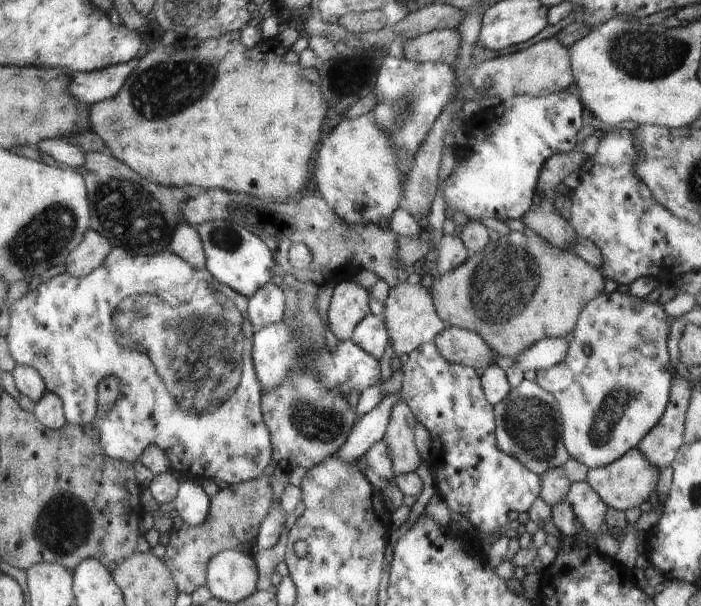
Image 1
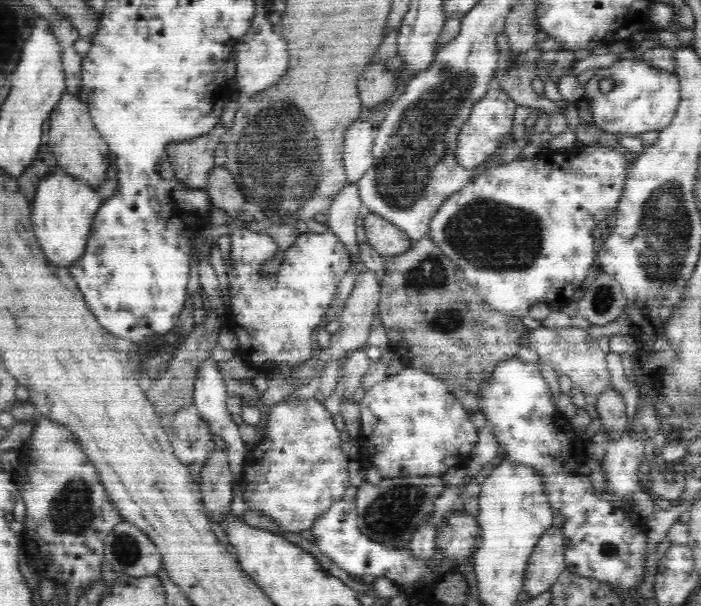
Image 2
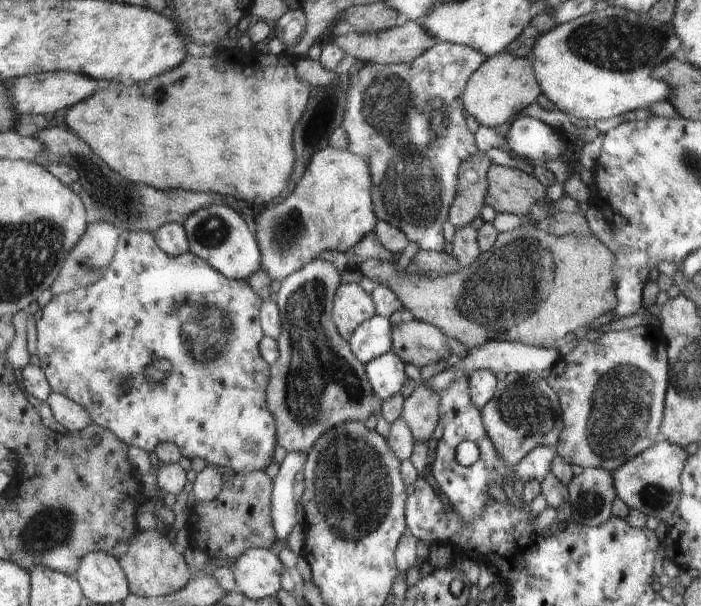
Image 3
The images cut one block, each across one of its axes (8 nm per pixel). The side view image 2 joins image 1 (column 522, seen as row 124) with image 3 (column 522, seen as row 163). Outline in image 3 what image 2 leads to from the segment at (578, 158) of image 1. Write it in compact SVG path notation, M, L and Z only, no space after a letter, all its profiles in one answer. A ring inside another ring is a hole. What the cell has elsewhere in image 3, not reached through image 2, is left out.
M496 164L487 171L487 186L484 205L502 213L526 215L546 196L546 188L534 176Z

